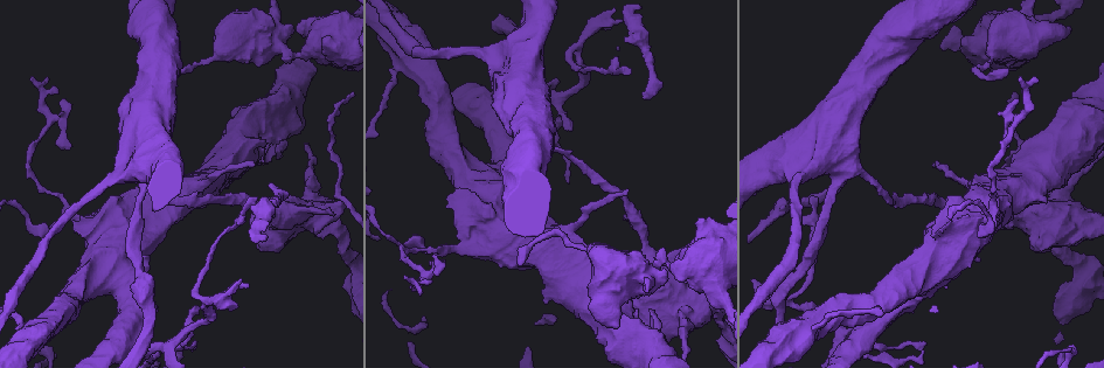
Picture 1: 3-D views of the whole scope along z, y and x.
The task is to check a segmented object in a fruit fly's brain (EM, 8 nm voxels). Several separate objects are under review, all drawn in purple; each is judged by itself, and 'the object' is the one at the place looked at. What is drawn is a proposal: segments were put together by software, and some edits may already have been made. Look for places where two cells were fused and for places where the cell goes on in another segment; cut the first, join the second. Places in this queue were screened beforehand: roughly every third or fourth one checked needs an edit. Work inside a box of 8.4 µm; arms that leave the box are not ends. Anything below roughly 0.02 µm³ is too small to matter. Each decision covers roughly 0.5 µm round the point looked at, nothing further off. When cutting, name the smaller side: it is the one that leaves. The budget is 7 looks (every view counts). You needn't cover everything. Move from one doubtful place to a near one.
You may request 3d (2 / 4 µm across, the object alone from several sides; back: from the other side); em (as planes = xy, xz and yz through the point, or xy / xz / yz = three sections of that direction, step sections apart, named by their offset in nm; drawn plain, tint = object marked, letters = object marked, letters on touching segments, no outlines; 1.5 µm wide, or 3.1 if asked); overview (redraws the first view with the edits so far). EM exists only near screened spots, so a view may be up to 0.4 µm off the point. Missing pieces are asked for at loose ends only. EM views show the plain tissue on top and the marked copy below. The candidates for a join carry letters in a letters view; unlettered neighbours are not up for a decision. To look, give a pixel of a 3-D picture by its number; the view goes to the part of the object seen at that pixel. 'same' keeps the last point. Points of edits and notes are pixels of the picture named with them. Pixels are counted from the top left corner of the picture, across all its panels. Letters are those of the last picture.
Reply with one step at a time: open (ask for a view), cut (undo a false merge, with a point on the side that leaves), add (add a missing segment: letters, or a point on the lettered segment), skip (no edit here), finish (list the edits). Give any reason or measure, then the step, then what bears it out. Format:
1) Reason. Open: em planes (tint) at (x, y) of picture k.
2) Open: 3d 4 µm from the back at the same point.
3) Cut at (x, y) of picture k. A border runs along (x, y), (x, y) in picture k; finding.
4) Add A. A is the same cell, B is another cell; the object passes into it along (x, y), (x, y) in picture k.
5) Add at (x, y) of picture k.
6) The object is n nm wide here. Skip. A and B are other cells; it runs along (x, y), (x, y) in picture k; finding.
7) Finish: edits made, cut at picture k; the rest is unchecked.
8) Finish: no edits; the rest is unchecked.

Thick turns thin. Open: 3d 4 µm at (995, 210) of picture 1.

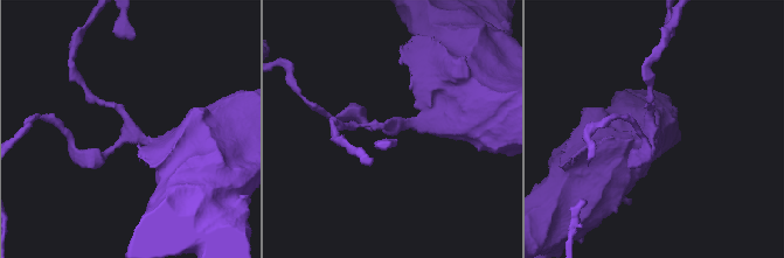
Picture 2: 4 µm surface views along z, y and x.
3 arms meet here. Open: em planes (letters) at (397, 125) of picture 2.

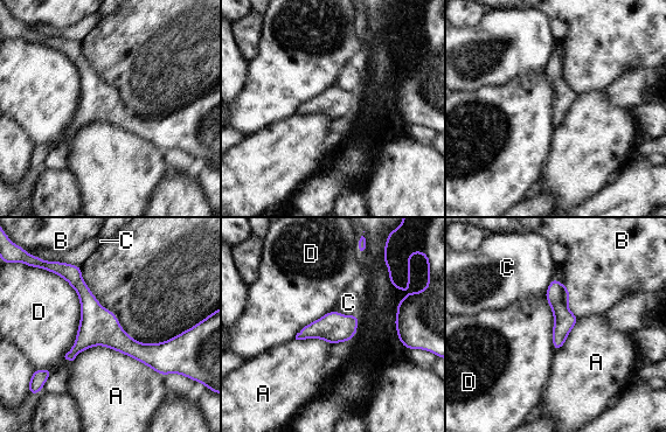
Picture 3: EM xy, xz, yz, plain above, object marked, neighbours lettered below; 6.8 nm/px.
The object is 220 nm wide here. Skip. A, B, C and D are other cells; a border runs along (73, 360), (105, 346), (164, 376) in picture 3; continuous, no second cell.

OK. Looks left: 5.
Thin end. Open: em planes (letters) at (517, 263) of picture 1.

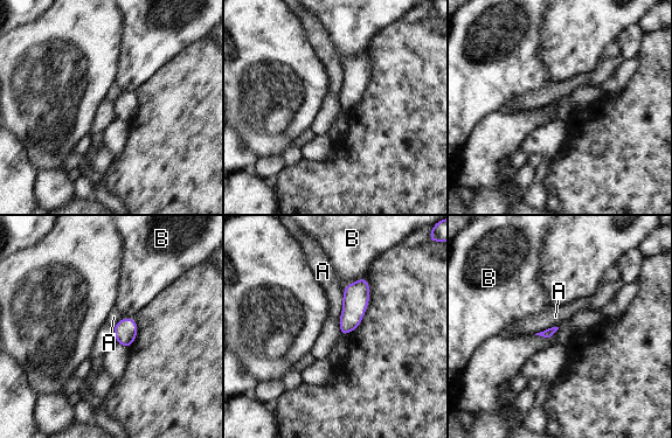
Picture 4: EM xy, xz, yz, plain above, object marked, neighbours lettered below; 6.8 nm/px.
Skip. A and B are other cells; a border runs along (344, 291), (343, 310), (338, 325) in picture 4; none of them fits.

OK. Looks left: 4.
Touches itself. Open: em planes (letters) at (286, 55) of picture 1.

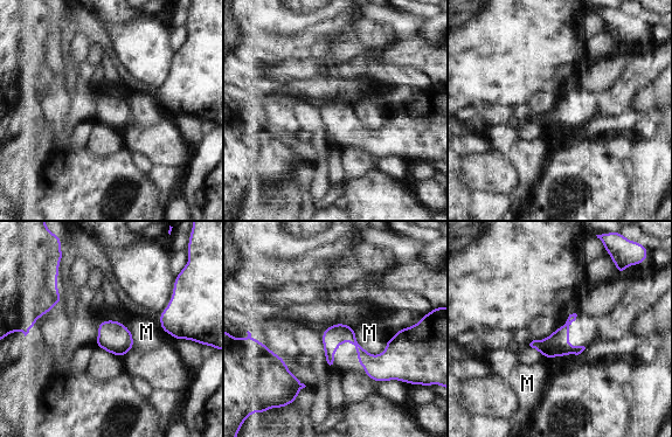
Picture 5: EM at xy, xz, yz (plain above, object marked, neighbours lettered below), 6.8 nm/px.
The object is 150 nm wide here. Skip. M is another cell; a border runs along (354, 328), (372, 355), (386, 349) in picture 5; one cell here.

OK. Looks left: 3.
Finish: no edits; the rest is unchecked.

